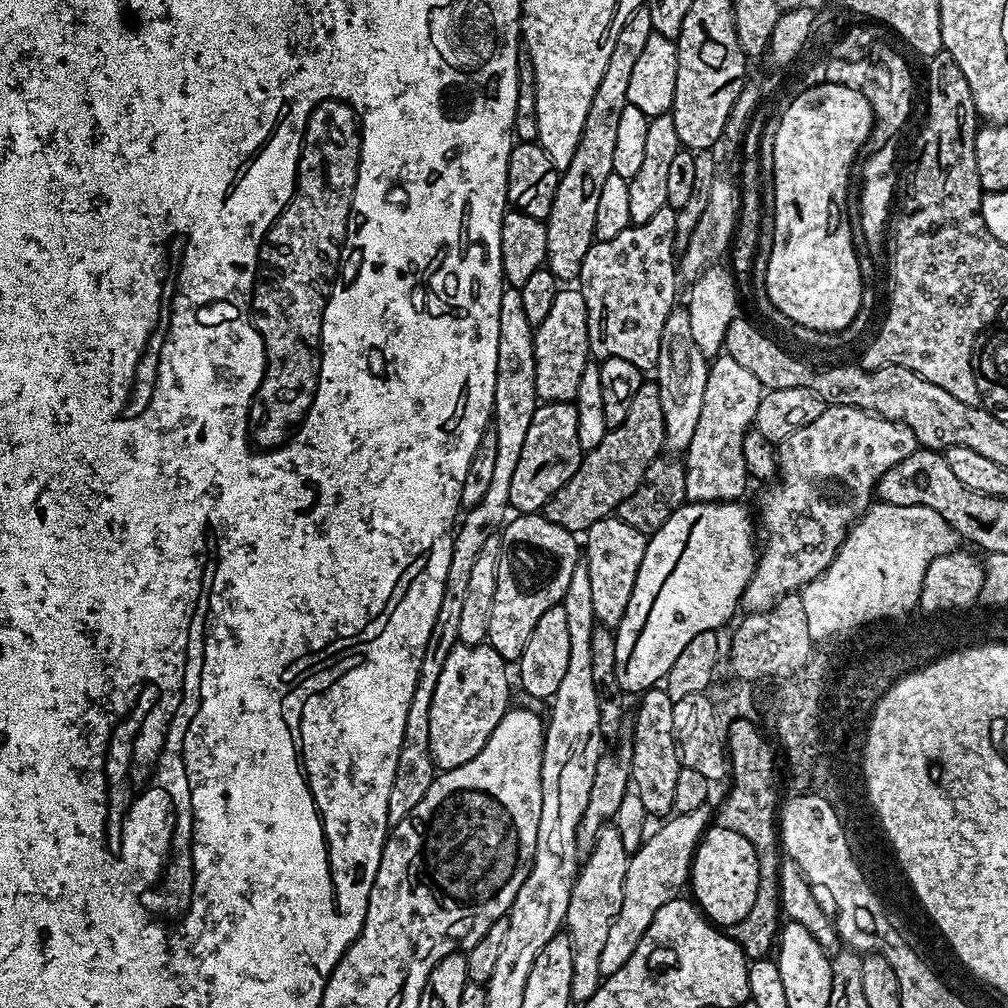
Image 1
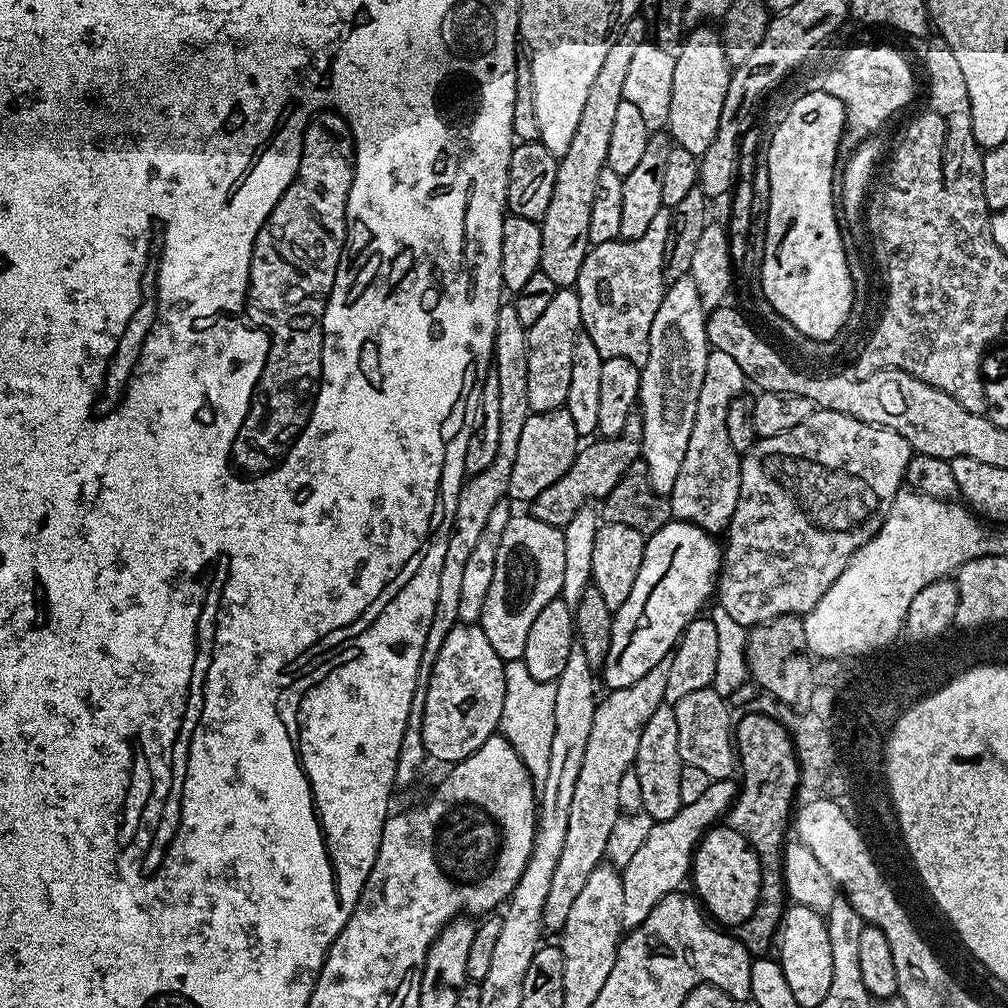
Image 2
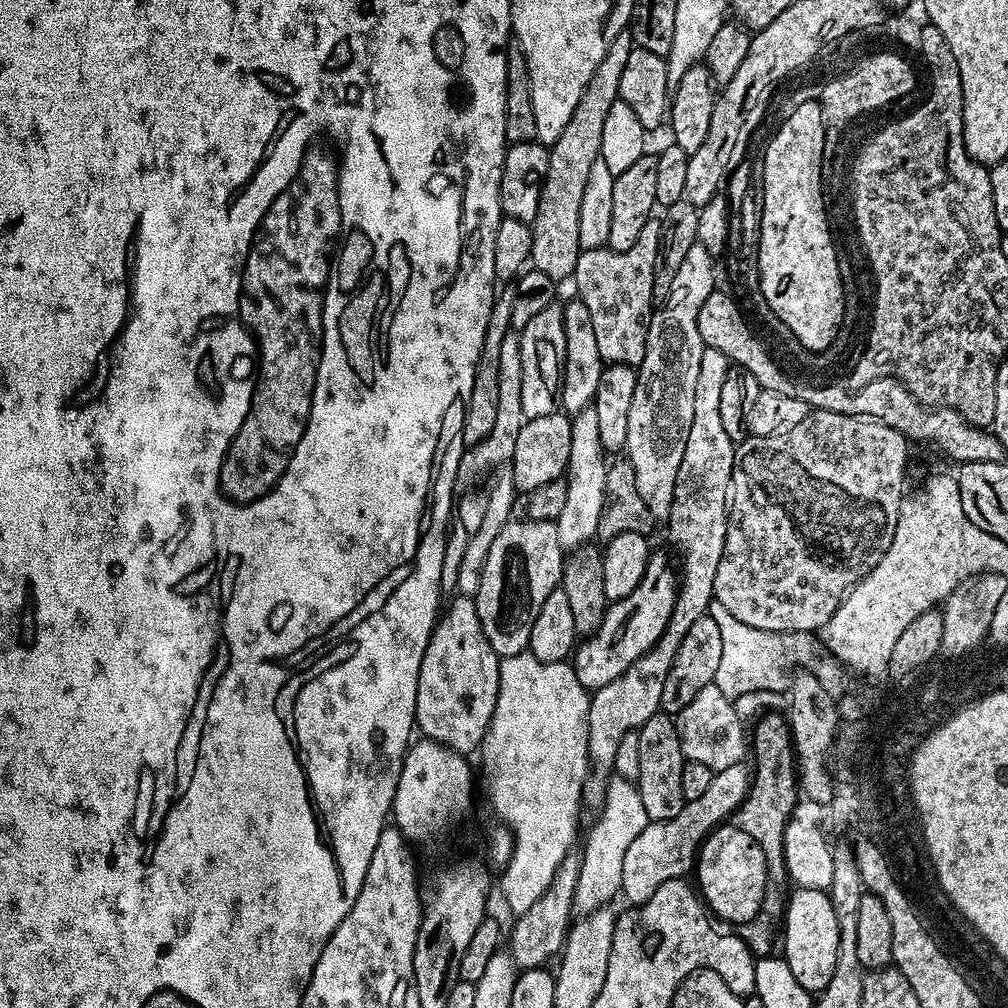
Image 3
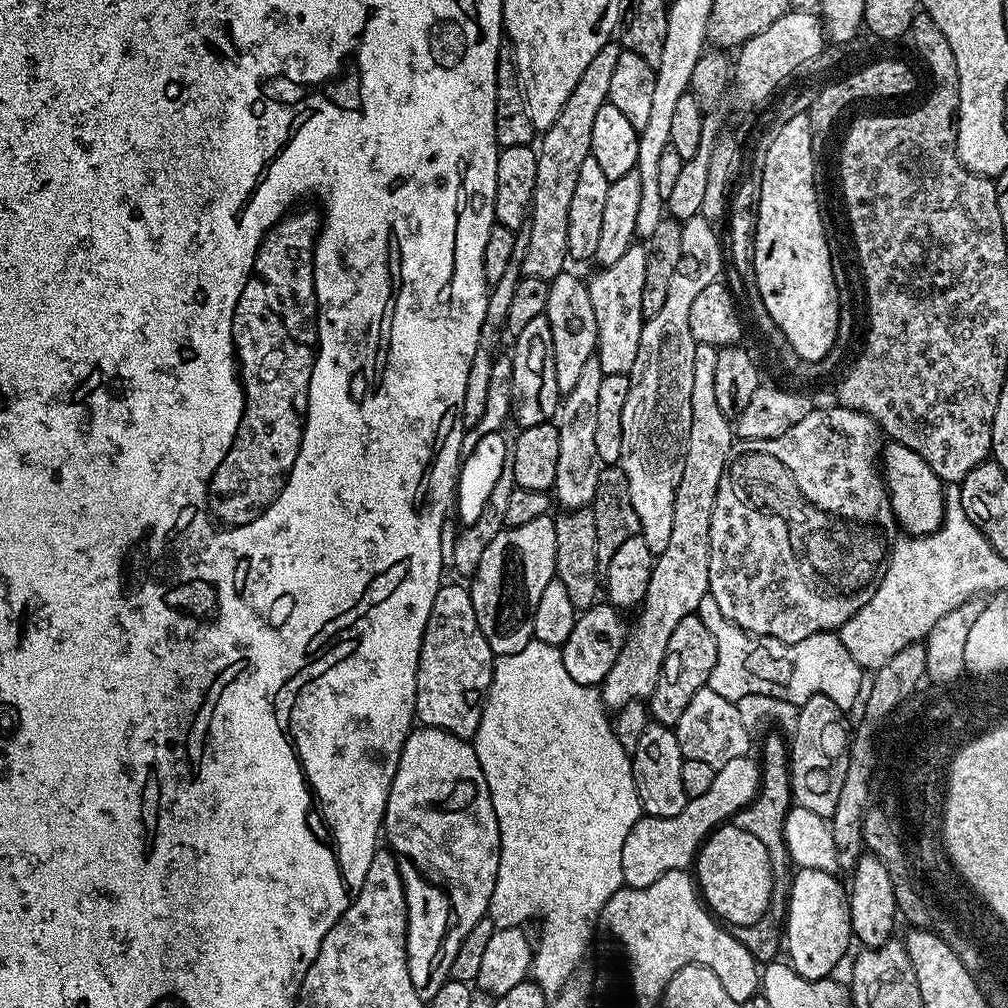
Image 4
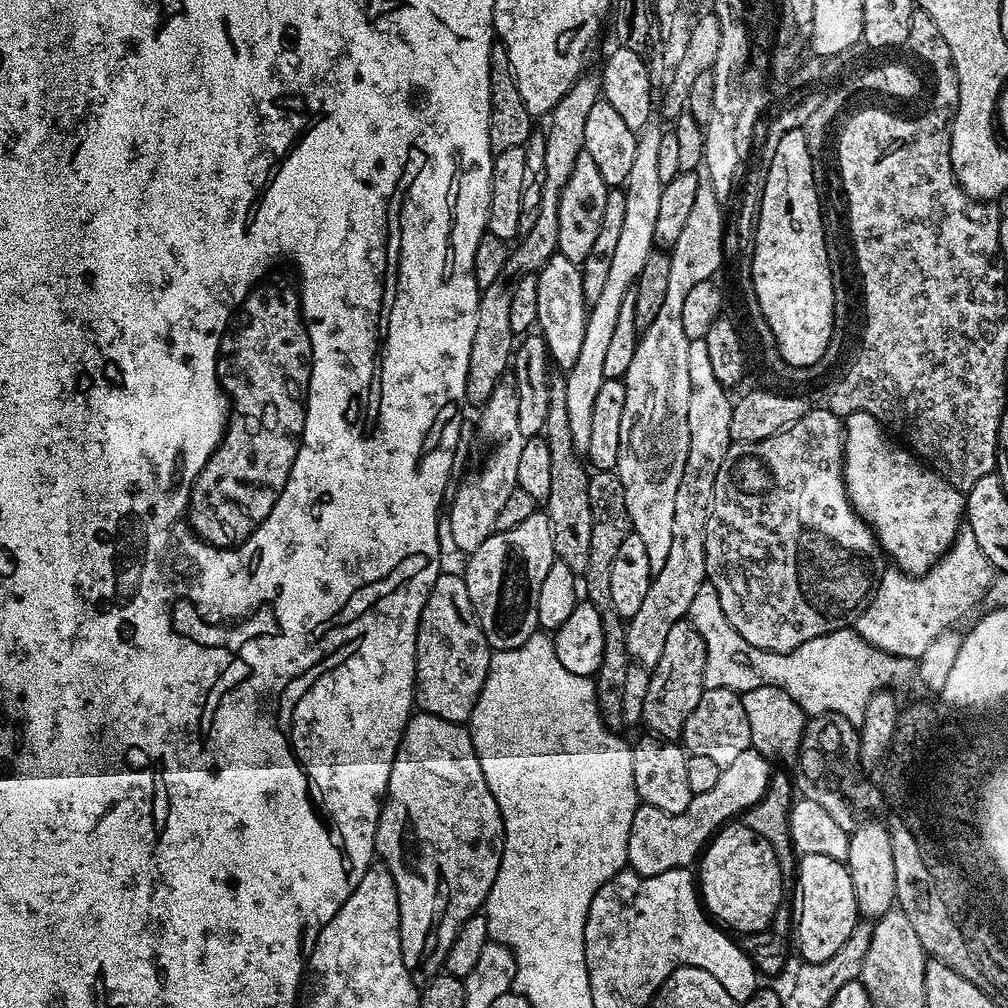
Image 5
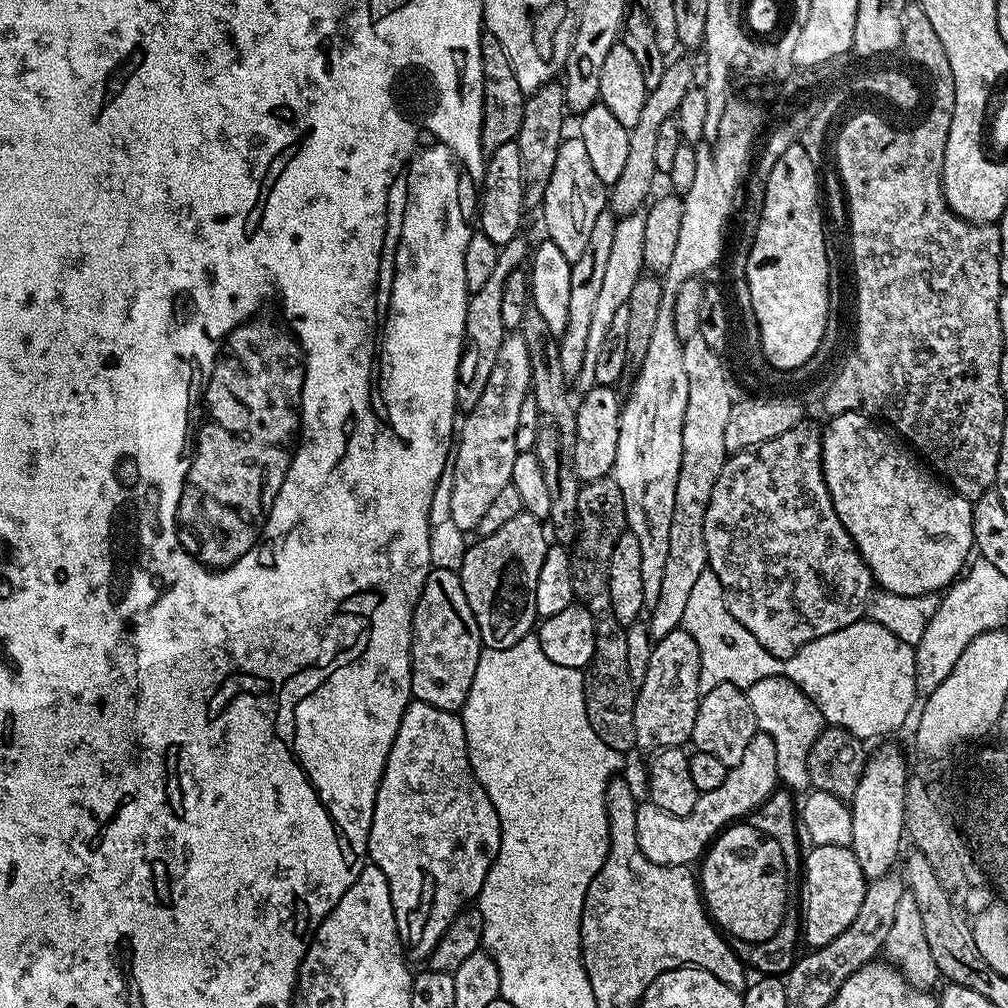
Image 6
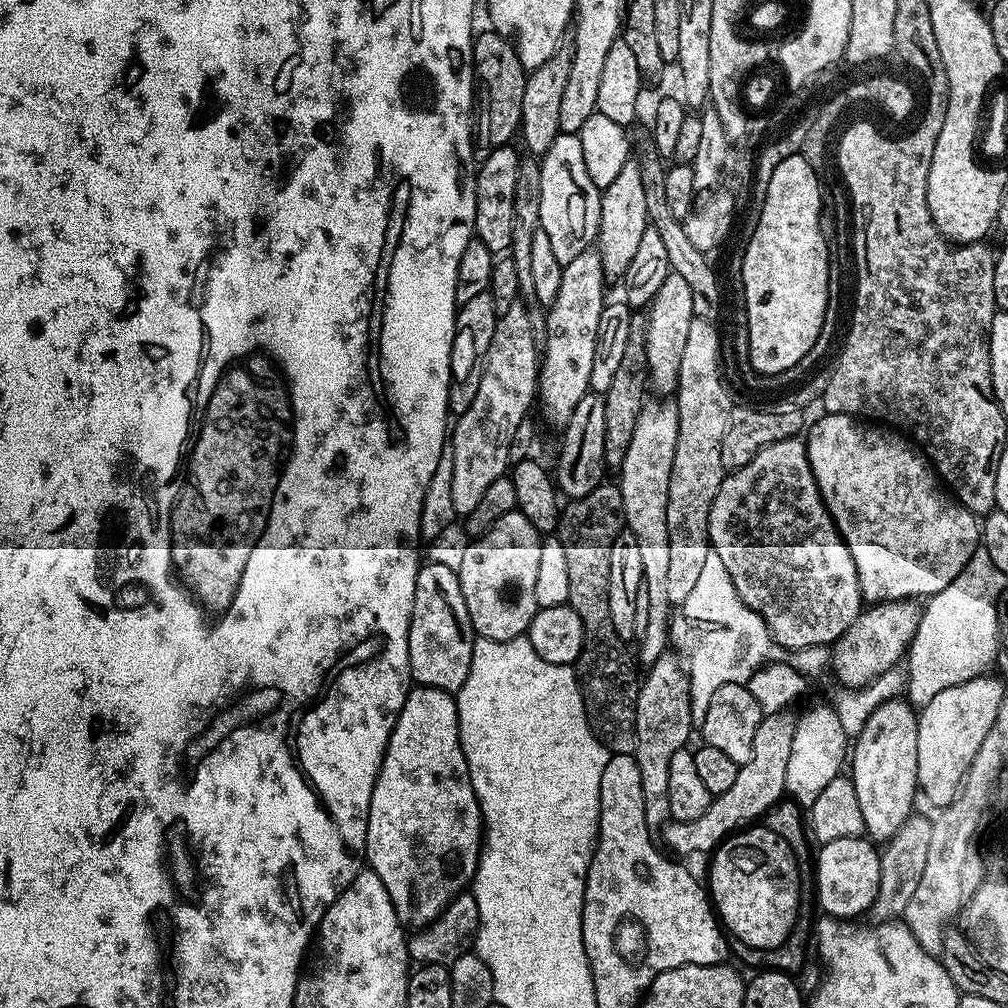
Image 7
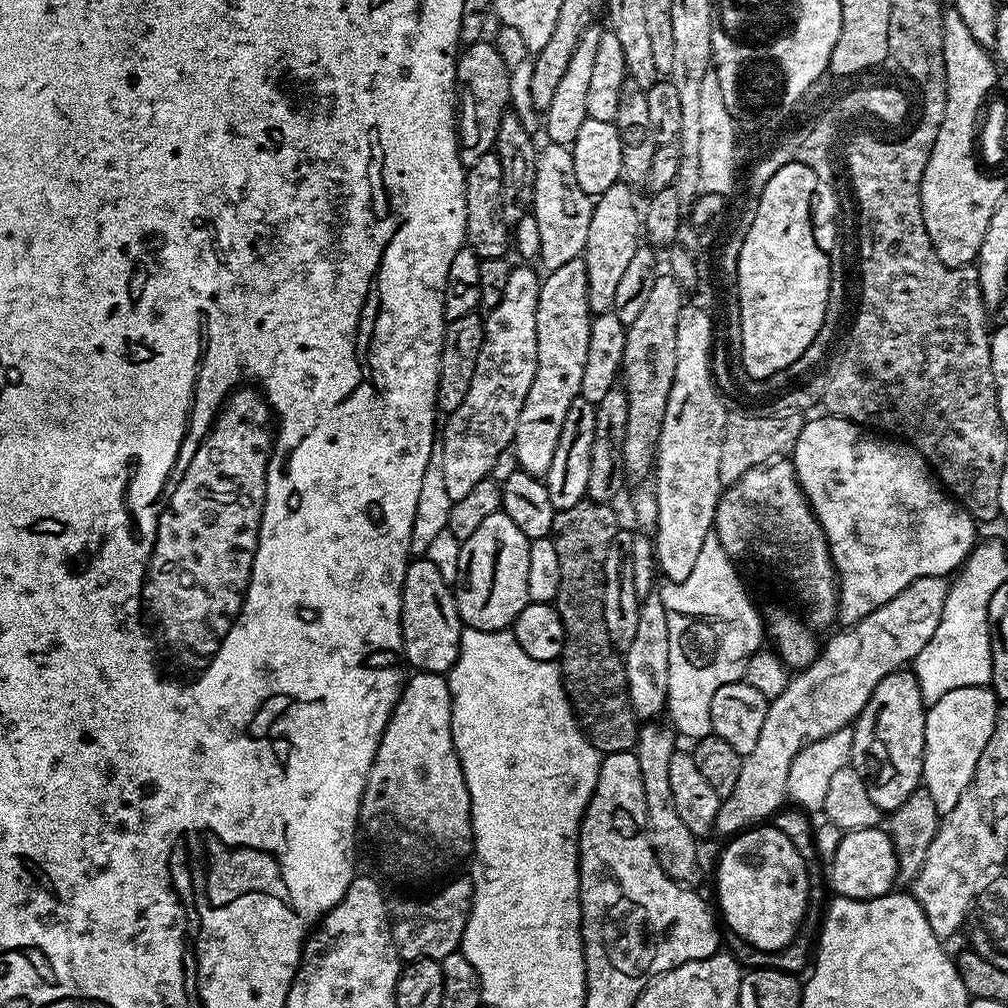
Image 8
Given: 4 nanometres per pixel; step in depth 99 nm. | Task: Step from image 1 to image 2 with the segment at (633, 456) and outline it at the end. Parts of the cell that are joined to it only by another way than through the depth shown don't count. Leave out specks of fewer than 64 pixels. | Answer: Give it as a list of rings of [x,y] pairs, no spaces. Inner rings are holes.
[[[633,414],[630,418],[626,418],[626,426],[622,430],[620,436],[611,438],[596,438],[591,442],[585,443],[583,447],[576,453],[576,460],[570,466],[570,470],[566,470],[566,474],[562,474],[562,478],[558,478],[558,482],[553,482],[551,486],[546,486],[546,490],[542,490],[542,494],[538,494],[538,498],[530,501],[530,514],[534,518],[538,518],[538,522],[546,522],[546,526],[554,526],[563,529],[570,522],[570,518],[574,518],[574,514],[578,514],[578,510],[582,510],[589,502],[588,500],[603,501],[606,494],[610,494],[610,490],[614,490],[614,486],[618,486],[618,482],[622,482],[631,472],[632,463],[641,459],[640,455],[640,439],[642,438],[642,418],[638,414]]]

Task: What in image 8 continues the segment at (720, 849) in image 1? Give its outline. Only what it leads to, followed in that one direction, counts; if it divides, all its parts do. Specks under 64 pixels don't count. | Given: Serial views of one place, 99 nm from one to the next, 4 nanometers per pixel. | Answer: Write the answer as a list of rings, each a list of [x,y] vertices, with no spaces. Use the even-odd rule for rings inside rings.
[[[753,826],[729,839],[727,841],[728,844],[724,848],[724,853],[721,854],[720,856],[720,865],[717,866],[716,868],[716,896],[718,899],[720,899],[720,912],[719,915],[722,917],[724,915],[724,920],[726,923],[728,923],[727,927],[731,929],[731,931],[737,932],[739,936],[742,938],[746,938],[746,942],[750,942],[754,946],[758,946],[758,950],[778,950],[779,948],[785,948],[786,945],[792,943],[793,940],[797,939],[798,933],[796,932],[800,928],[800,923],[803,922],[804,920],[804,915],[807,914],[808,912],[808,904],[810,905],[810,889],[808,887],[808,875],[806,874],[806,866],[802,862],[802,854],[798,854],[798,850],[794,850],[794,846],[790,843],[790,838],[786,838],[786,834],[782,834],[782,830],[778,830],[775,826]]]

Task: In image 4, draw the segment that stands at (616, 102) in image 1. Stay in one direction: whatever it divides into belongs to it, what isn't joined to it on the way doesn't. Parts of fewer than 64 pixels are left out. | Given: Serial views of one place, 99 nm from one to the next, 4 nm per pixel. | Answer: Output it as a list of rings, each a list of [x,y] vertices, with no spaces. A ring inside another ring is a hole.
[[[610,42],[594,54],[590,66],[578,78],[578,86],[570,90],[570,98],[566,98],[566,106],[554,118],[554,126],[550,126],[539,137],[538,178],[532,195],[530,209],[530,246],[526,246],[526,254],[522,258],[522,273],[530,278],[553,280],[559,272],[565,271],[570,257],[566,246],[566,225],[570,222],[570,198],[574,195],[574,186],[578,183],[578,169],[582,162],[591,156],[590,133],[594,130],[594,118],[598,110],[608,103],[610,81],[618,63],[622,48],[619,43]]]

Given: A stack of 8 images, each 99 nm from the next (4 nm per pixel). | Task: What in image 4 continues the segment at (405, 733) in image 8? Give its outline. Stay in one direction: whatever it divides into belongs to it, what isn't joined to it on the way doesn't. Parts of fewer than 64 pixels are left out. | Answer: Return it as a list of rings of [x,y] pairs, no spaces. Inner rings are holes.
[[[413,727],[402,746],[384,811],[382,836],[396,858],[408,907],[410,982],[425,1002],[450,978],[454,954],[474,922],[488,915],[500,861],[494,802],[475,747],[441,728]]]

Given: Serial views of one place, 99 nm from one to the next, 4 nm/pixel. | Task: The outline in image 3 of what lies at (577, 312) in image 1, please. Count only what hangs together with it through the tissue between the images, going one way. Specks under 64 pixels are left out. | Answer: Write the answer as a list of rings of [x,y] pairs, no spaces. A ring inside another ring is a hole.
[[[564,304],[546,306],[537,316],[519,329],[522,346],[522,414],[525,420],[554,414],[560,408],[560,395],[566,362],[566,326],[562,326]]]

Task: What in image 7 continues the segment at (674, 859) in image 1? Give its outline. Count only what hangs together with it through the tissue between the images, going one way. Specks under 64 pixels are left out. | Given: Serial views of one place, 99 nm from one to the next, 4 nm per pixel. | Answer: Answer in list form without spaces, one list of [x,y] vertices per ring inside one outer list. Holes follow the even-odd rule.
[[[787,711],[770,712],[761,719],[758,730],[754,730],[754,750],[750,754],[750,762],[740,765],[738,778],[734,778],[734,786],[726,790],[726,794],[715,797],[712,805],[702,814],[702,818],[694,818],[694,822],[681,820],[664,825],[664,840],[676,852],[688,856],[691,852],[708,852],[719,845],[729,834],[751,825],[755,818],[763,817],[771,804],[785,795],[786,758],[790,758],[790,742],[792,741],[793,717]]]

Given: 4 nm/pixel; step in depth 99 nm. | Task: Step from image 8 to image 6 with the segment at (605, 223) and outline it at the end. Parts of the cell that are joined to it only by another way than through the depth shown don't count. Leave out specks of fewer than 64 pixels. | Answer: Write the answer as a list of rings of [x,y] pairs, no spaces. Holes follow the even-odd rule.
[[[673,59],[665,67],[662,82],[658,82],[657,88],[648,93],[637,124],[628,129],[630,154],[626,154],[626,166],[622,170],[618,182],[611,185],[606,196],[607,207],[618,218],[628,216],[632,212],[639,212],[645,207],[646,201],[649,199],[648,191],[652,188],[652,179],[657,179],[658,176],[656,163],[654,162],[654,153],[656,153],[658,143],[658,130],[661,129],[662,122],[675,117],[678,106],[682,106],[682,98],[686,94],[686,90],[693,87],[692,64],[688,60],[680,59]],[[644,199],[646,199],[645,204]]]

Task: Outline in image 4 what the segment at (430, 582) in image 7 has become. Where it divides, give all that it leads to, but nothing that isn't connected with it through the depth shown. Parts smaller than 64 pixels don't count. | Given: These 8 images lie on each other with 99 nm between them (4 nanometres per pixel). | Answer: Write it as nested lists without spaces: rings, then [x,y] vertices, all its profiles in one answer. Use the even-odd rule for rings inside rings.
[[[441,583],[438,594],[434,594],[434,606],[430,606],[430,618],[426,618],[426,630],[422,634],[422,646],[416,671],[416,714],[415,719],[425,728],[441,728],[450,734],[471,741],[475,737],[484,699],[492,685],[492,665],[494,654],[478,626],[474,614],[472,593],[460,584]]]

